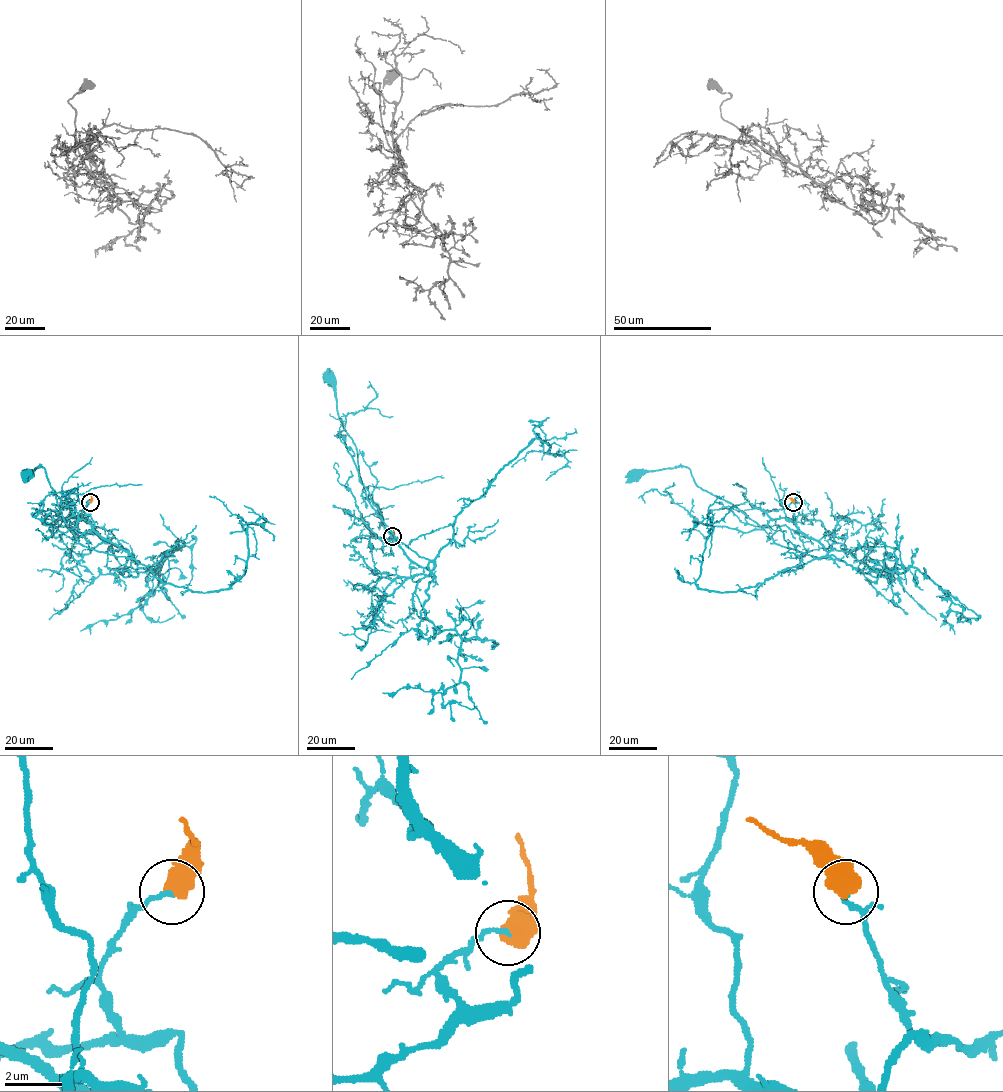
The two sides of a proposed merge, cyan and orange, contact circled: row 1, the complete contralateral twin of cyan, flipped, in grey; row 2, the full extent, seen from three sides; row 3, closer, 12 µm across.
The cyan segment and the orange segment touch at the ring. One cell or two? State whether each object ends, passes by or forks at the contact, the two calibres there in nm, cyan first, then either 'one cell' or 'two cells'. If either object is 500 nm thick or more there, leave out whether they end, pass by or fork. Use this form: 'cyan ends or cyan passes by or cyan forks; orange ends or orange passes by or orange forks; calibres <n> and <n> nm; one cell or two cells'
calibres 140 and 750 nm; two cells

